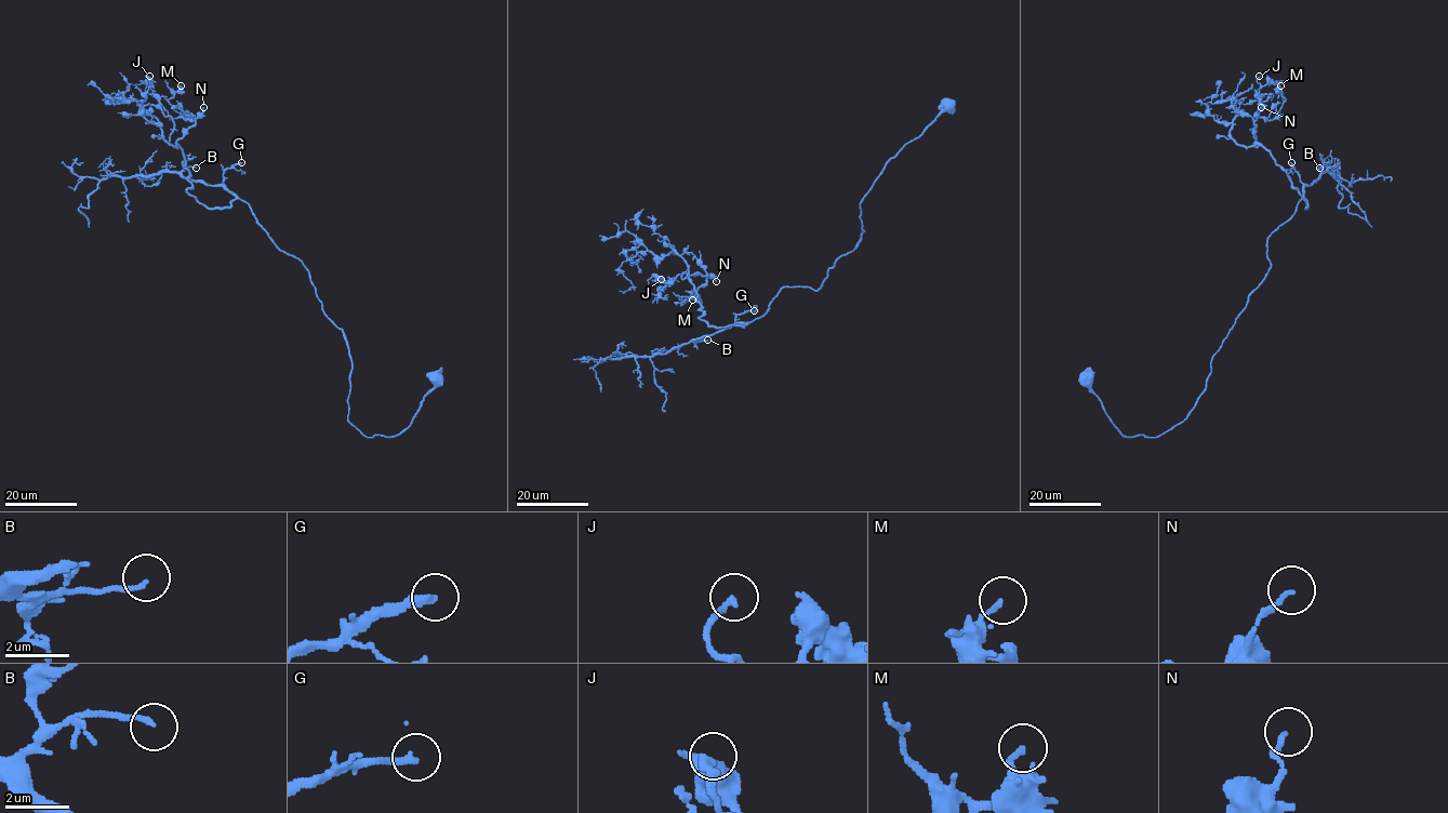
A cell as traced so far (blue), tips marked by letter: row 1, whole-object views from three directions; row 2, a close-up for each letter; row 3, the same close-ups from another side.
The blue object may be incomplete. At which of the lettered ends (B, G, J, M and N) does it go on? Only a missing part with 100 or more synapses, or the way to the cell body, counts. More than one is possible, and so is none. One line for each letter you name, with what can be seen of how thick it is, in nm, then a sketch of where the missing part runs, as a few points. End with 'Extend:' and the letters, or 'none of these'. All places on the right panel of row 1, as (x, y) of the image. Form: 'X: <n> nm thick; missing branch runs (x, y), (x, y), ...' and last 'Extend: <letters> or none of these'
G: 240 nm thick; missing branch runs (1291, 162), (1277, 157), (1241, 161), (1217, 173), (1184, 173), (1168, 178), (1157, 188)
Extend: G

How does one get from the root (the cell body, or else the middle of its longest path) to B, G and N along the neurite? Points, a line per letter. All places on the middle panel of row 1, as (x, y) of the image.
B: (947, 105), (889, 160), (860, 203), (859, 243), (818, 290), (784, 287), (759, 318), (693, 341), (707, 340)
G: (947, 105), (889, 160), (860, 203), (859, 243), (821, 287), (784, 287), (761, 316), (734, 320), (754, 310)
N: (947, 105), (889, 160), (859, 243), (818, 290), (784, 287), (759, 318), (715, 328), (688, 276), (716, 281)

